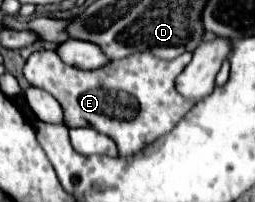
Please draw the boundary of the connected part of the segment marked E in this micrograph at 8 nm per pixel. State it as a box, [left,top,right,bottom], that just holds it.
[23,50,193,158]

